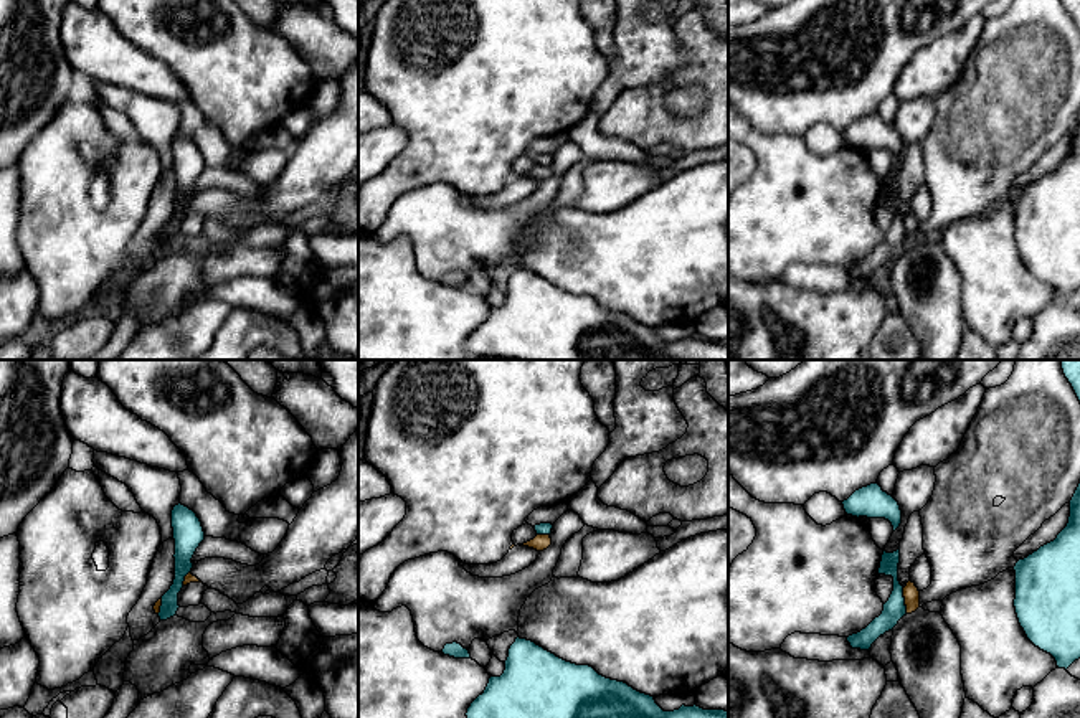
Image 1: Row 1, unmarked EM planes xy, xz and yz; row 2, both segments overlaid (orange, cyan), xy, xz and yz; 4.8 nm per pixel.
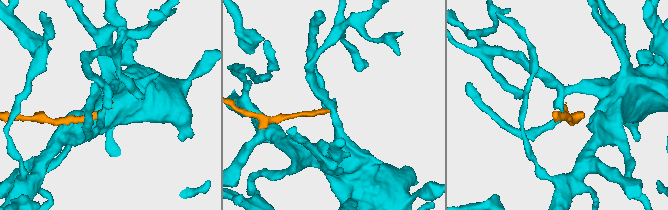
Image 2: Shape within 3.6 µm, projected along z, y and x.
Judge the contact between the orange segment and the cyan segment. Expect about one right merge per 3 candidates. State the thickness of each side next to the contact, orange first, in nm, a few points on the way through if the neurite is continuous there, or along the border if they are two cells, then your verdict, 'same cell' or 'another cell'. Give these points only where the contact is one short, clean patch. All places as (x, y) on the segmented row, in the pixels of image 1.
calibres 80 and 110 nm; border yz (902, 588), (907, 613); another cell

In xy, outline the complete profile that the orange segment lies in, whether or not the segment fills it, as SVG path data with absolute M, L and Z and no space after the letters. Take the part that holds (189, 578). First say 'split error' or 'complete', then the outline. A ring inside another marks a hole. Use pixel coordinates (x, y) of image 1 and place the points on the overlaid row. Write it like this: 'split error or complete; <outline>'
split error; M358 429L340 449L342 470L335 482L317 490L299 510L279 546L256 566L225 558L193 564L183 586L203 583L246 602L264 586L279 593L325 568L327 561L358 538Z

